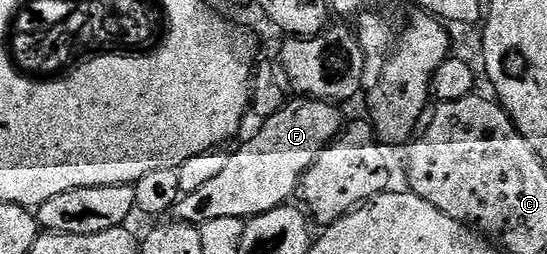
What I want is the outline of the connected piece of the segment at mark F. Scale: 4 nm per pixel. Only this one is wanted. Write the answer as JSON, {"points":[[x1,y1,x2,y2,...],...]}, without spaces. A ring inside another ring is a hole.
{"points":[[315,99,289,100,245,145,231,150,226,167,199,191,183,194,171,211,177,221,200,226,210,219,250,218,289,204,297,196,300,177,320,152,340,136,342,120,335,104]]}

